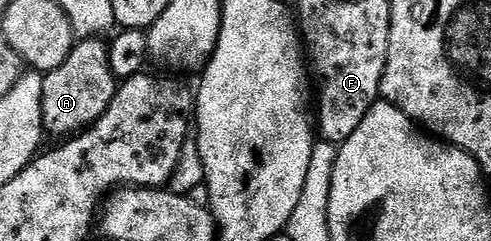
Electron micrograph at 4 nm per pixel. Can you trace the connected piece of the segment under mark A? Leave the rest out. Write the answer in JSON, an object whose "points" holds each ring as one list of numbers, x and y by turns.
{"points":[[82,39,51,73,42,77,42,127,47,134,66,139,99,121,118,94,119,78,110,66,110,47,102,39]]}

